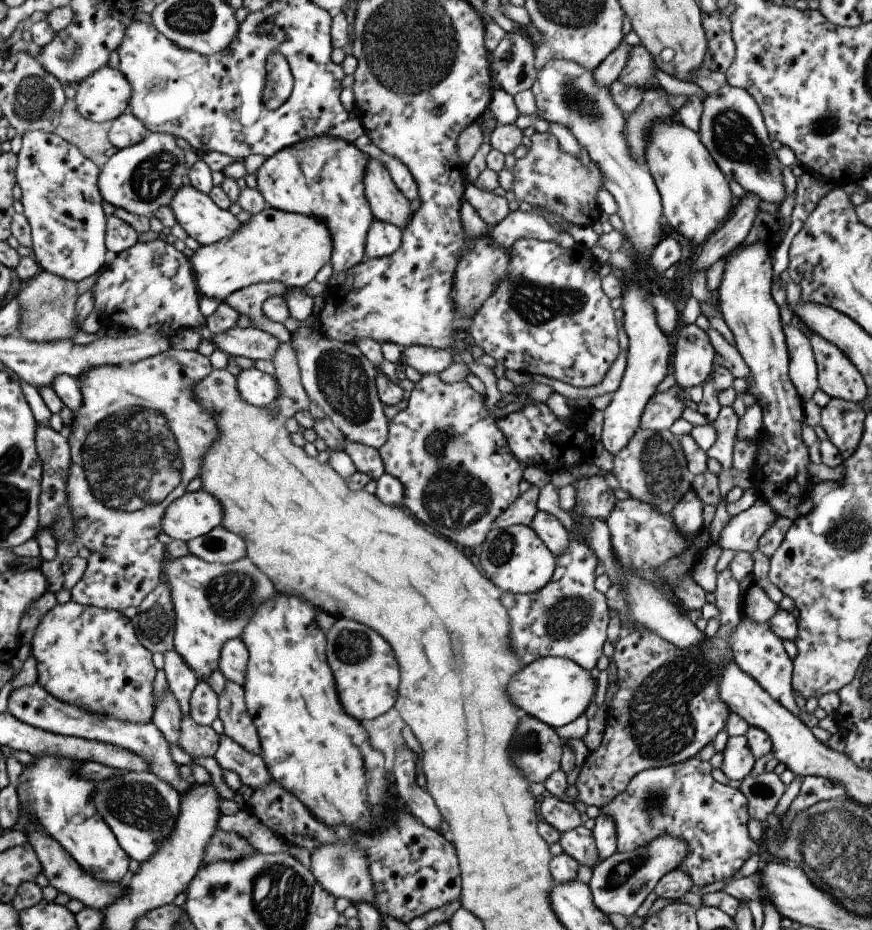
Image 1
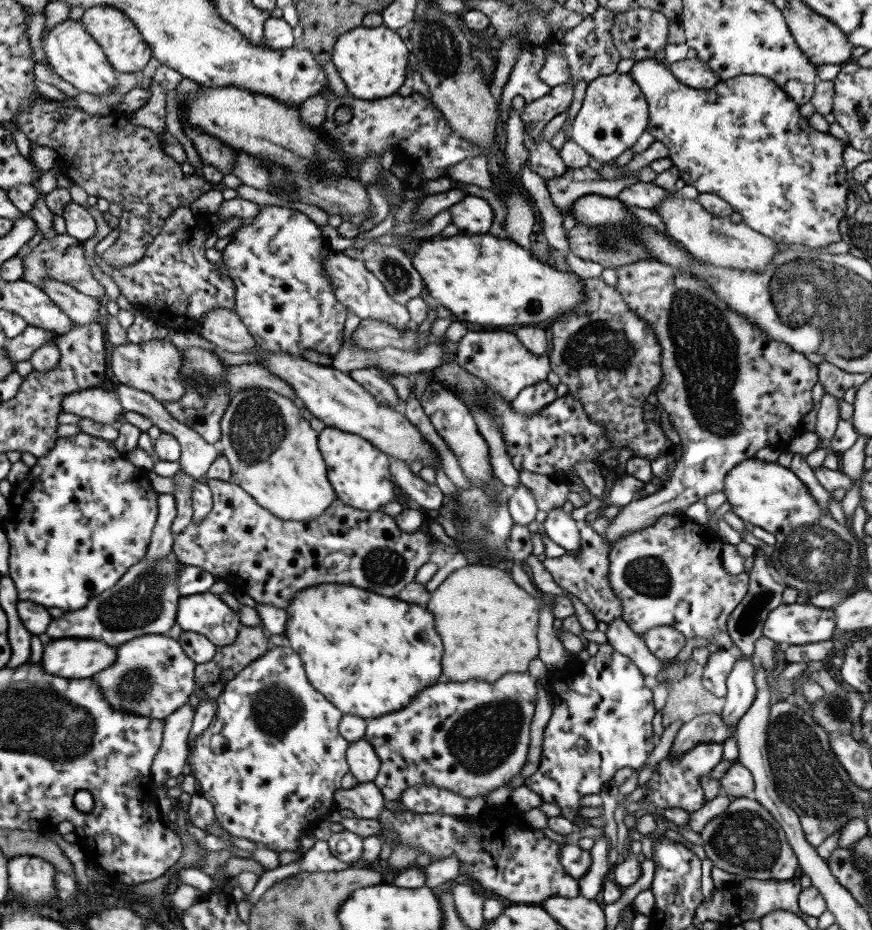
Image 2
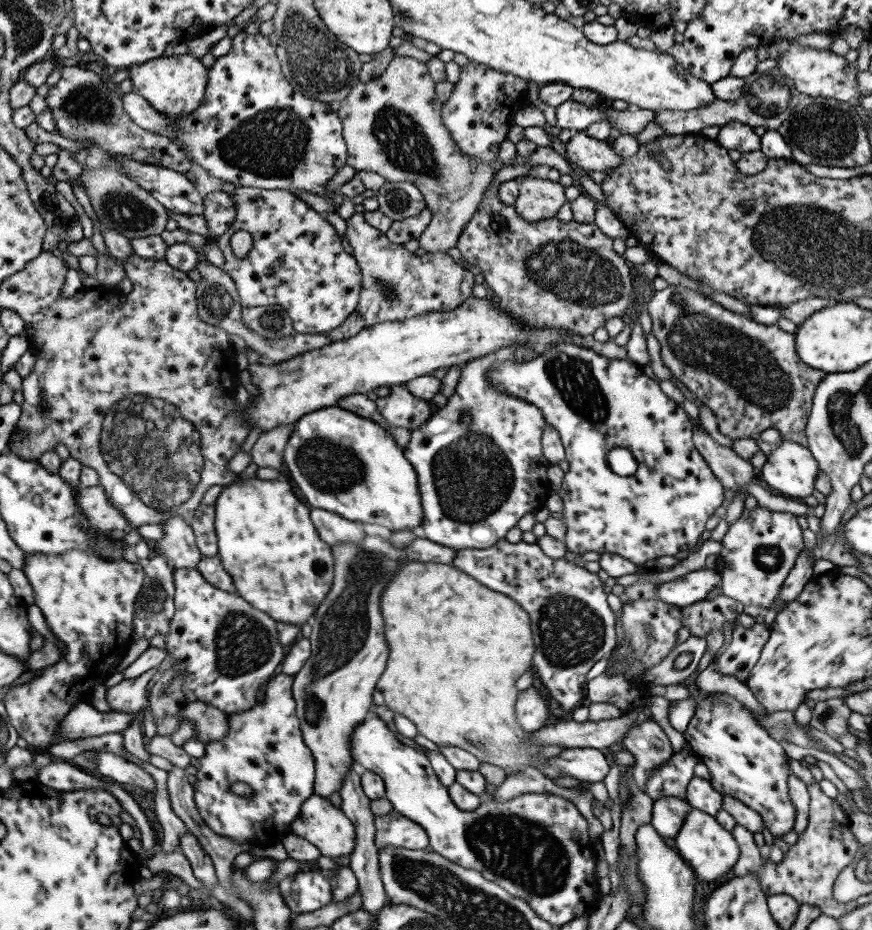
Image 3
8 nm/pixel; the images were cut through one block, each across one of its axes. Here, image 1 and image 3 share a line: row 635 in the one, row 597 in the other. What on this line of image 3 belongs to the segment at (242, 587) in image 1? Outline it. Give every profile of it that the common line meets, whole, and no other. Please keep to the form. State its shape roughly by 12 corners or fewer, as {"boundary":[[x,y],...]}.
{"boundary":[[173,569],[163,649],[187,702],[255,705],[286,649],[275,620]]}

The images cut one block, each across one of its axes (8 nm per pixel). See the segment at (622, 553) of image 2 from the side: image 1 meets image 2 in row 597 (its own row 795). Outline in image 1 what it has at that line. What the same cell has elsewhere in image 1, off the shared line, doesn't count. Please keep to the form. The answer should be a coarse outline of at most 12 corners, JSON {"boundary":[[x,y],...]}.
{"boundary":[[709,761],[635,774],[598,808],[616,850],[669,834],[695,886],[760,851],[747,801]]}

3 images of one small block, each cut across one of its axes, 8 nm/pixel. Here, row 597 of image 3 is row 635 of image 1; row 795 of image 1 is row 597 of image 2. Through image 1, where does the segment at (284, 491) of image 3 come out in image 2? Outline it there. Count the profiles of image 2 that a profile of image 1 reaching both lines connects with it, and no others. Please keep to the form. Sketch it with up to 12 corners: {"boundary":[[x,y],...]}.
{"boundary":[[297,591],[283,638],[343,715],[398,711],[441,673],[422,605]]}

